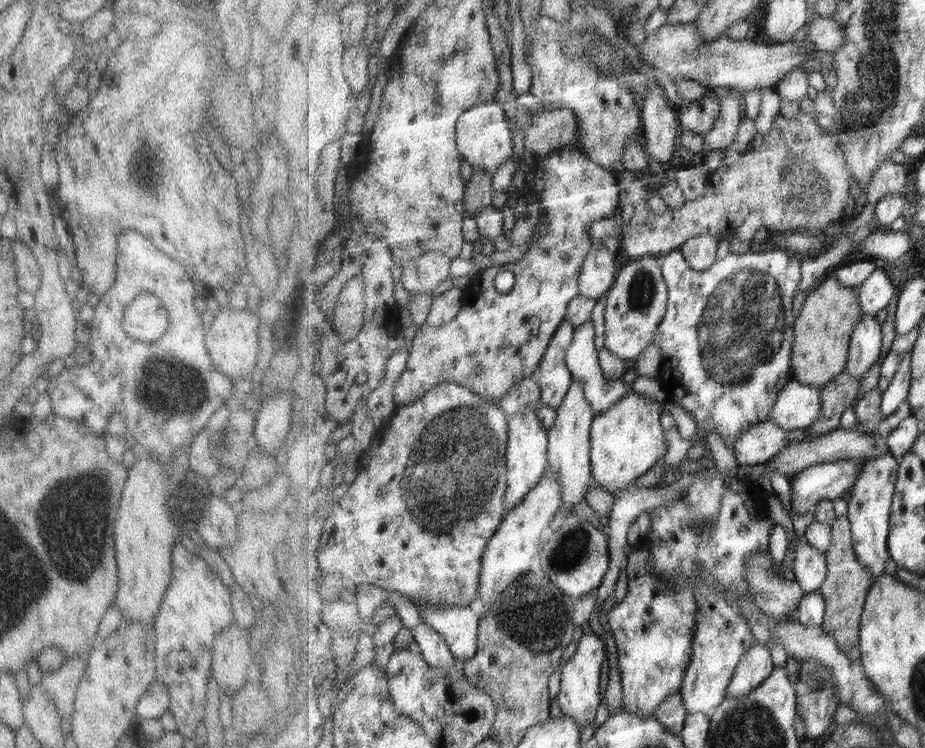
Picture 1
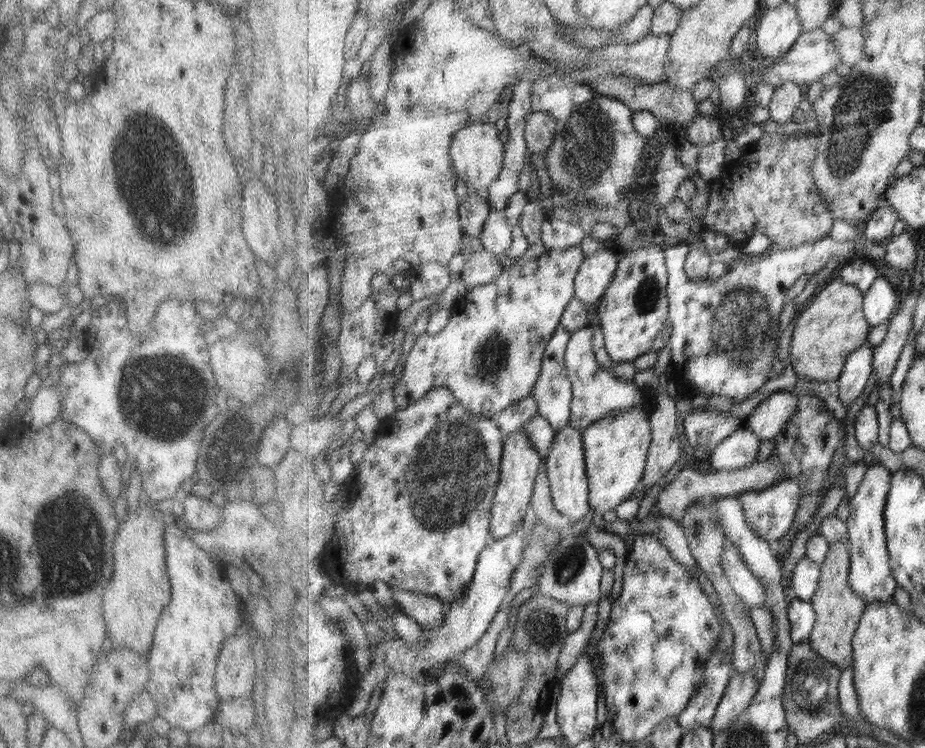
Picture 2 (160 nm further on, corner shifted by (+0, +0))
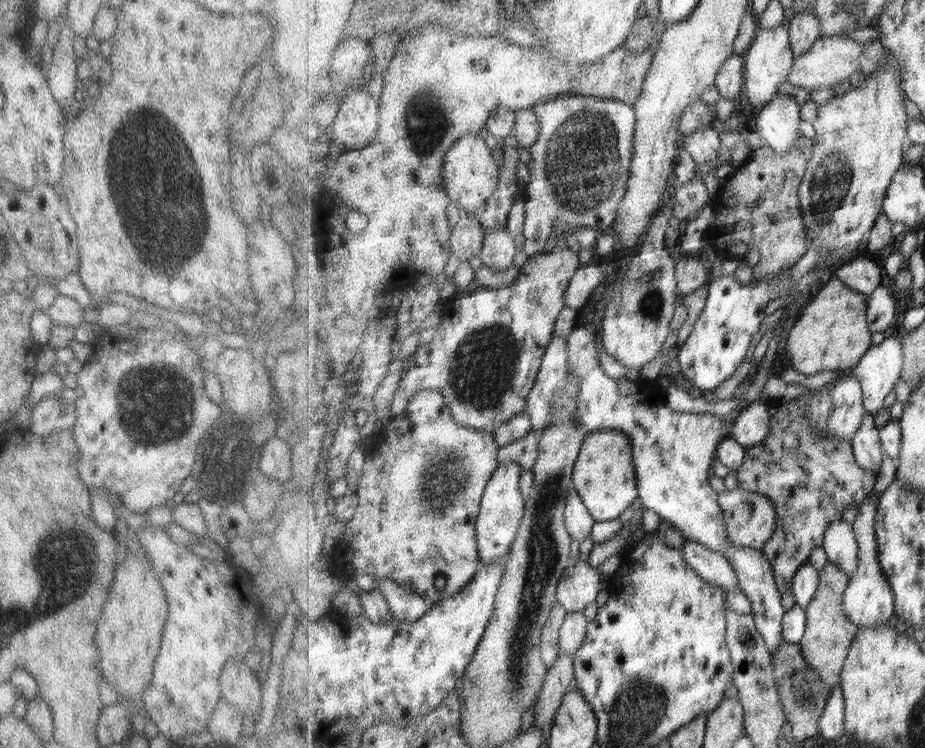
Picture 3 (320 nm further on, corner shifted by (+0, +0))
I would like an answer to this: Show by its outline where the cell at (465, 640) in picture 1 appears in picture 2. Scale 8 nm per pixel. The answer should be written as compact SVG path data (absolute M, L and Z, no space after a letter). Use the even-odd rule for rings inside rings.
M394 589L393 598L405 614L429 630L442 625L448 609L442 600L421 593Z

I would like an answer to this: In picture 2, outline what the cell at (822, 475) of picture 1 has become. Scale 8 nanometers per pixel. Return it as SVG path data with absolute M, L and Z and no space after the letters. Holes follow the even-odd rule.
M785 478L781 482L762 491L747 491L738 495L743 505L748 525L767 542L772 548L780 546L780 540L791 530L799 503L802 497L802 486L796 478Z

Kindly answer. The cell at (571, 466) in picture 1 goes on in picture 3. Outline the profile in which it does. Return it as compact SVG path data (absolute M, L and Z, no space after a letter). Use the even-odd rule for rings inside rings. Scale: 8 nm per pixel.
M574 485L570 490L568 502L565 507L566 525L573 540L583 542L588 536L592 536L592 530L596 523L591 511L585 506L581 495Z

